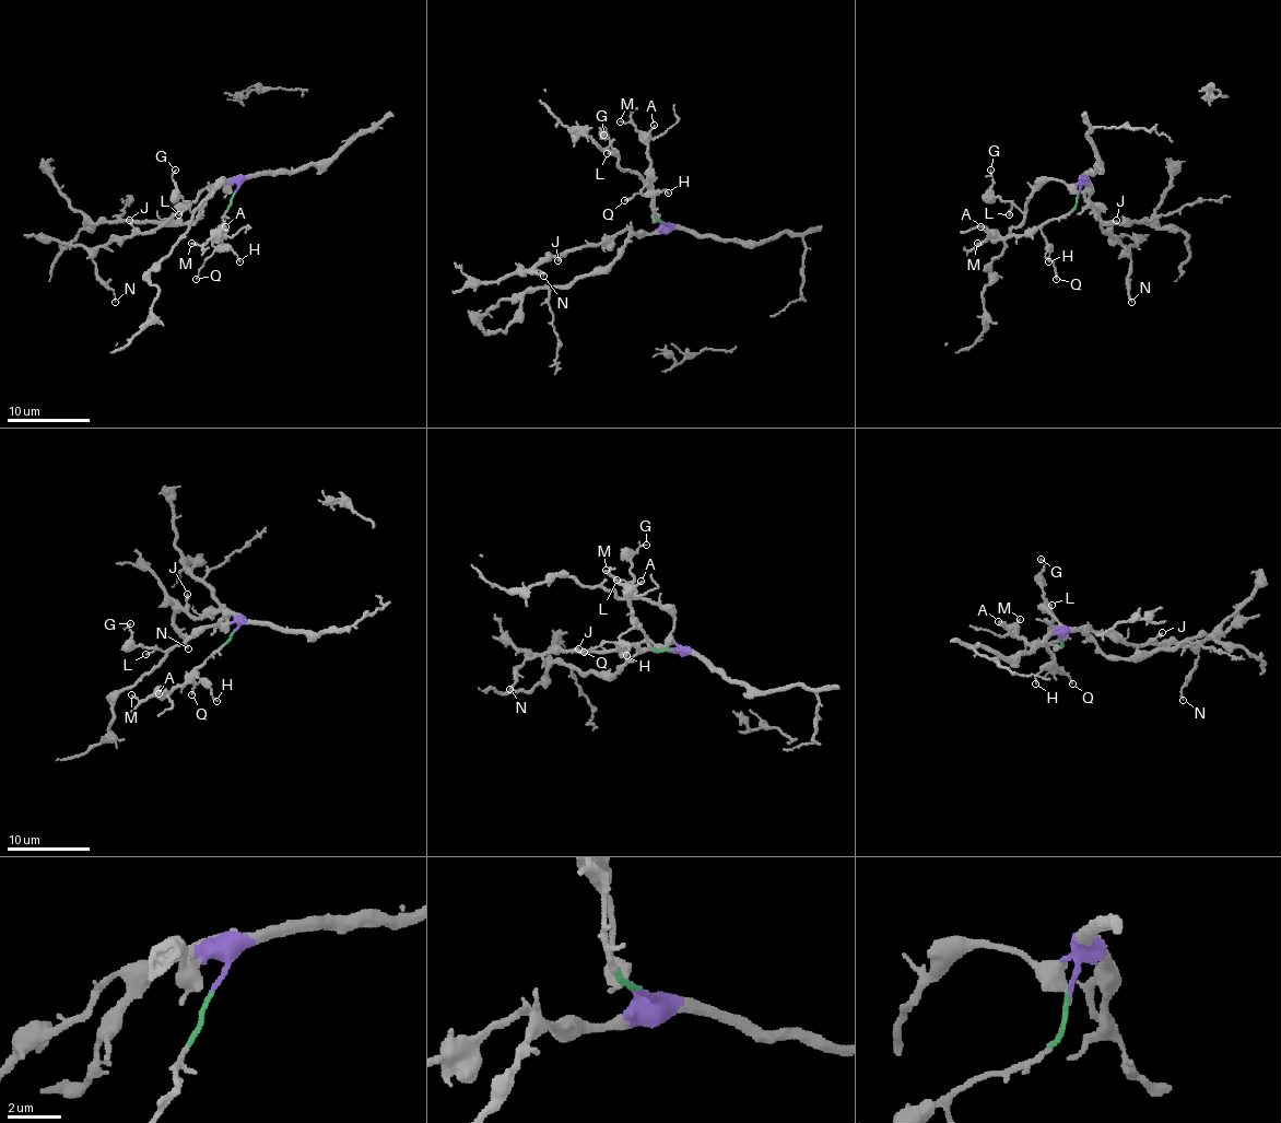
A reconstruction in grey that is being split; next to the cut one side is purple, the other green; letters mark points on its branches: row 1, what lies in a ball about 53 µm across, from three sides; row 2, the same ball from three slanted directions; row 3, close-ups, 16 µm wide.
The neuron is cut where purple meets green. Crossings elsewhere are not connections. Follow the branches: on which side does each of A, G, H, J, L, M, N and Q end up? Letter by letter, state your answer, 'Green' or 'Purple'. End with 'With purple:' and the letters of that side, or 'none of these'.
A: Green
G: Purple
H: Green
J: Purple
L: Purple
M: Green
N: Purple
Q: Green
With purple: G, J, L, N

